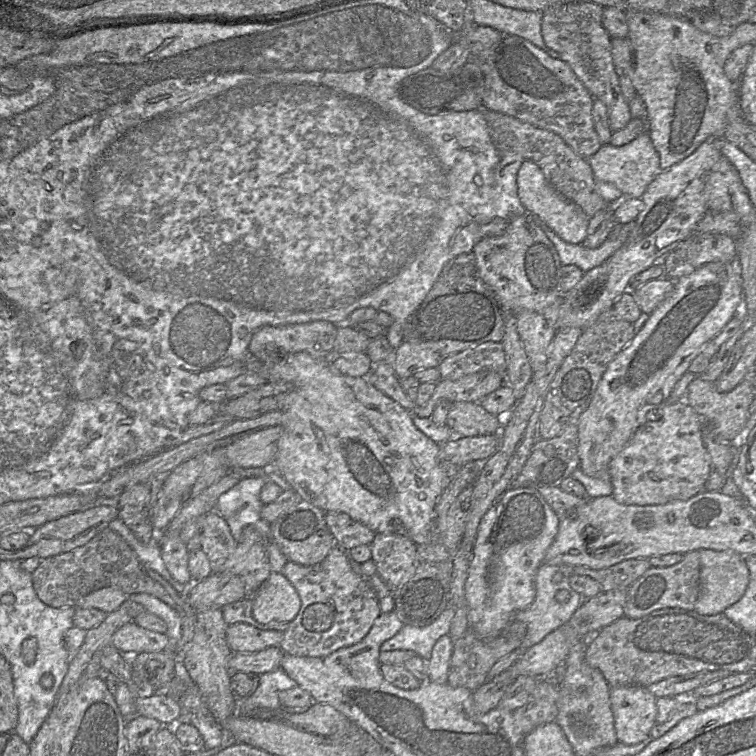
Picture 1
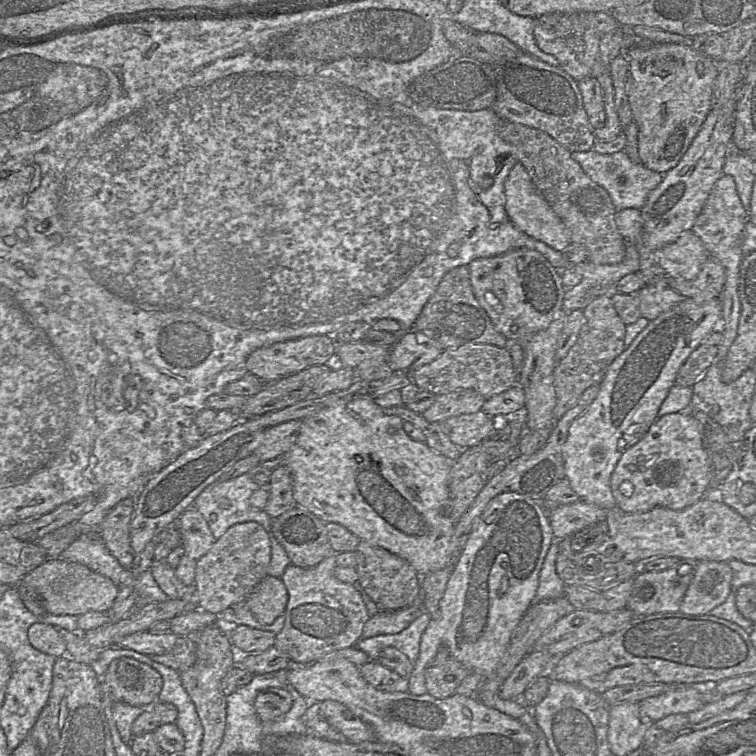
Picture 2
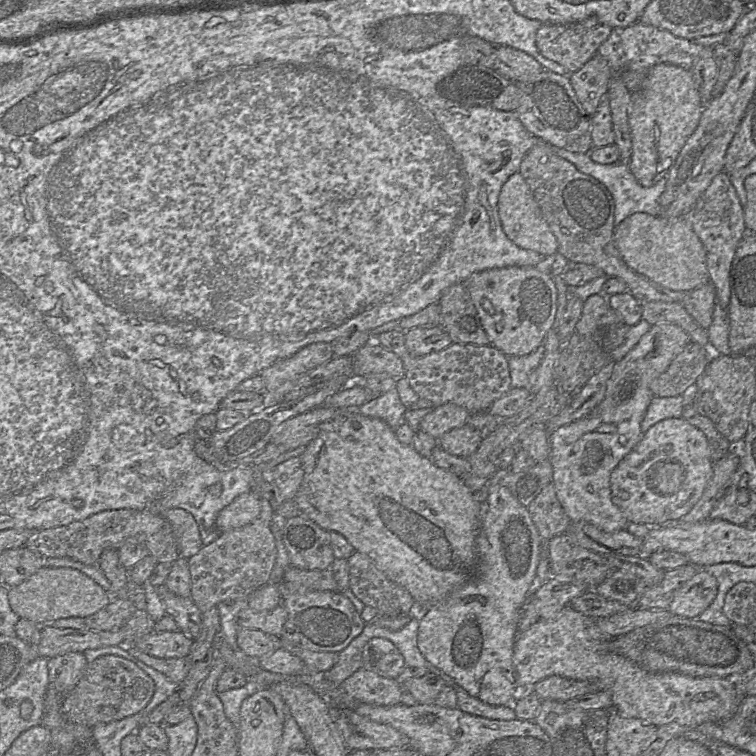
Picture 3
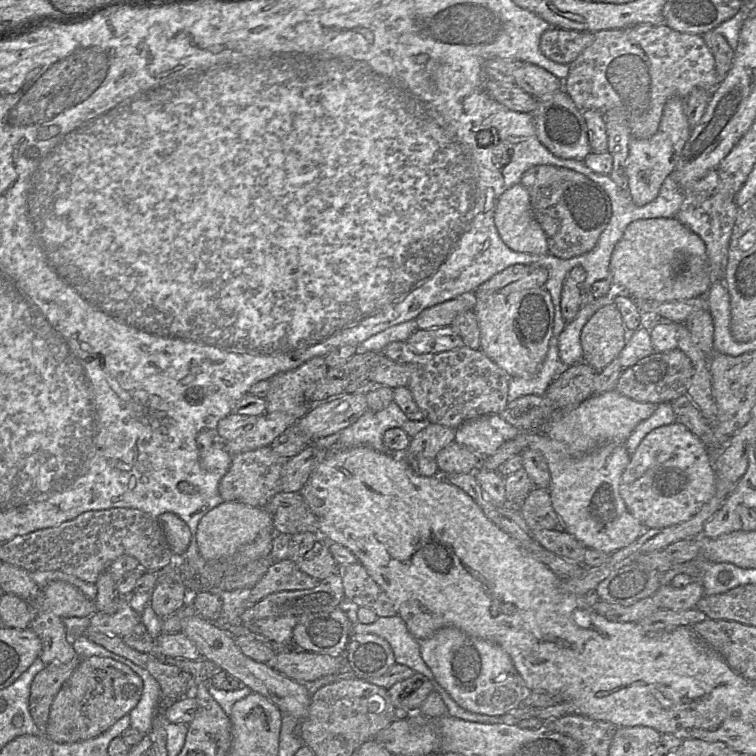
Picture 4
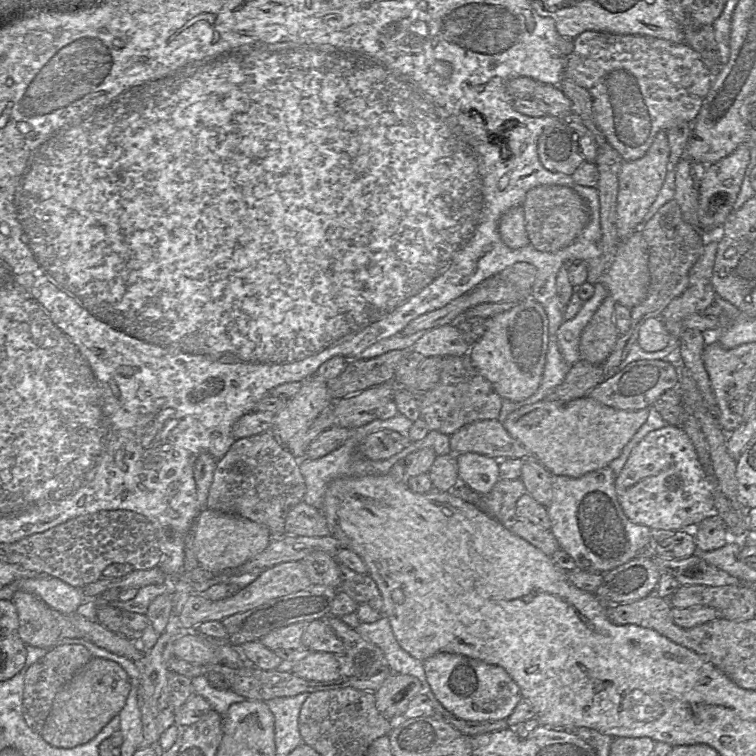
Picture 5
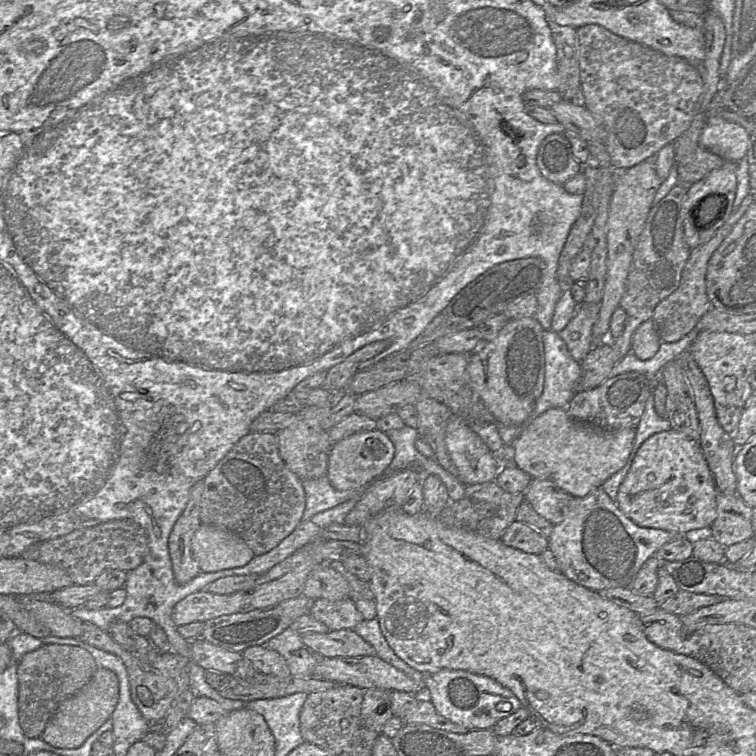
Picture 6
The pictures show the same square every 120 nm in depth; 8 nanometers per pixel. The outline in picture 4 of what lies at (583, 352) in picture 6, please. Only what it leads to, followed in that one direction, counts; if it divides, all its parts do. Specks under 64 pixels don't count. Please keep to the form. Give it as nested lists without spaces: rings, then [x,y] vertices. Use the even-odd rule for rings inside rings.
[[[613,290],[605,296],[593,299],[581,306],[575,318],[566,324],[558,337],[559,358],[566,366],[583,362],[583,350],[581,346],[581,332],[592,315],[605,305],[613,303]]]

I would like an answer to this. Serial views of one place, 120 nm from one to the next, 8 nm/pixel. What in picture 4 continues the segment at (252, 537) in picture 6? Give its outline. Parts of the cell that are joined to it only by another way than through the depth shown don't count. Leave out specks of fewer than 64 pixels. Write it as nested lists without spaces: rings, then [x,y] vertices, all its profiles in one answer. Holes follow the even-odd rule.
[[[262,447],[256,450],[243,452],[231,456],[231,464],[219,483],[219,494],[224,502],[241,502],[252,507],[265,508],[269,500],[281,490],[282,471],[286,461],[290,458],[284,458],[277,455],[270,447]]]

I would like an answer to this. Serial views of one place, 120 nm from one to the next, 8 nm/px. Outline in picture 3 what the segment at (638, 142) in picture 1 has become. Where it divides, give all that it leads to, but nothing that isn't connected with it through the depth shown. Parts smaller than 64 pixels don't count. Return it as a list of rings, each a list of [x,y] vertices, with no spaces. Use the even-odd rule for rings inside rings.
[[[551,146],[551,149],[557,156],[571,162],[578,171],[592,176],[608,189],[614,200],[615,227],[628,216],[638,212],[647,213],[652,216],[661,216],[659,198],[665,190],[667,175],[653,186],[644,187],[638,183],[627,163],[617,161],[613,164],[599,164],[590,158],[590,154],[570,152],[556,146]]]

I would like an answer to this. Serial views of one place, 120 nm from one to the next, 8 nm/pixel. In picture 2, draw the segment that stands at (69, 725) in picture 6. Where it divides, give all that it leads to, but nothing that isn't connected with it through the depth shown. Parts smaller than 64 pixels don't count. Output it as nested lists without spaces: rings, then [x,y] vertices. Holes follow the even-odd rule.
[[[134,658],[113,660],[100,678],[100,692],[105,704],[124,702],[148,708],[157,701],[163,686],[160,673]]]

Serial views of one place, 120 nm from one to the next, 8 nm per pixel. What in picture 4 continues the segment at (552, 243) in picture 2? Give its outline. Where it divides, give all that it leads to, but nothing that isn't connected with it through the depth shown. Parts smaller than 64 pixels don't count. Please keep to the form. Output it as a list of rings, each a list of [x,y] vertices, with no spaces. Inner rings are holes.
[[[515,184],[500,196],[495,226],[504,244],[516,252],[549,253],[545,232],[536,220],[527,189]]]

